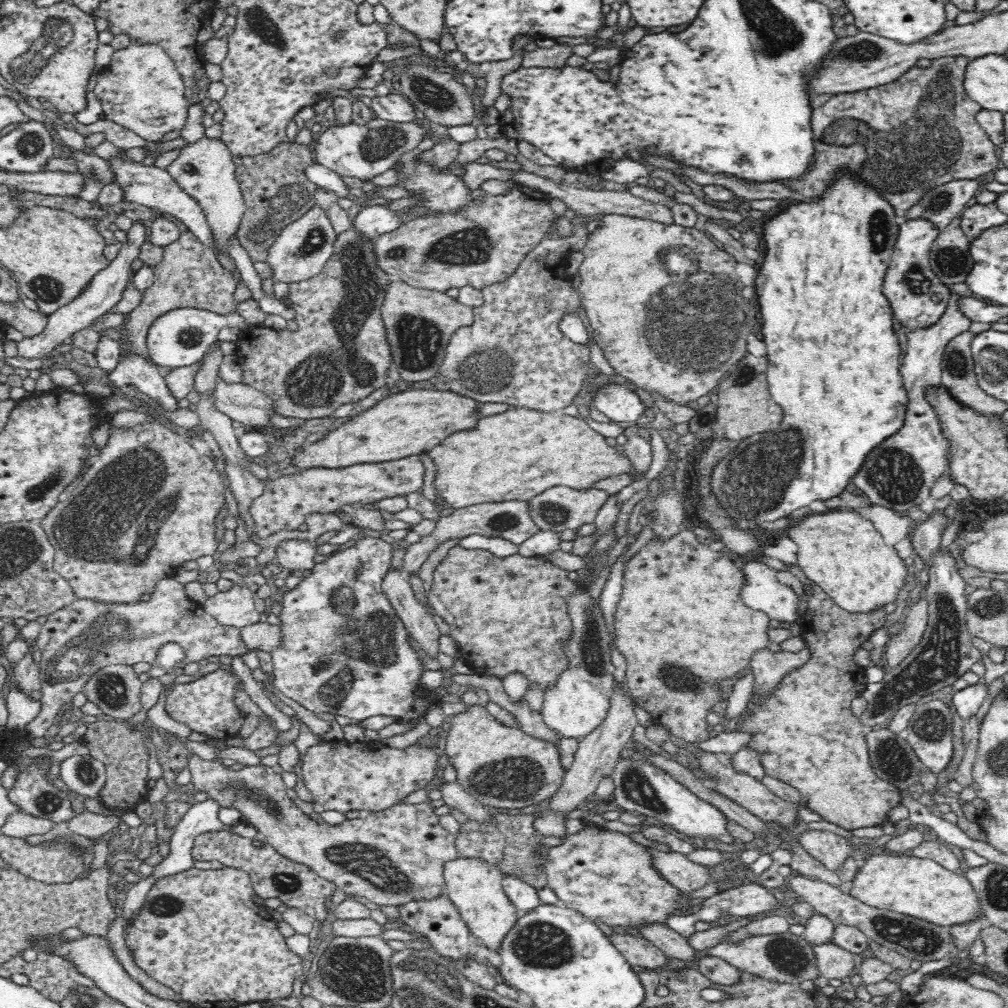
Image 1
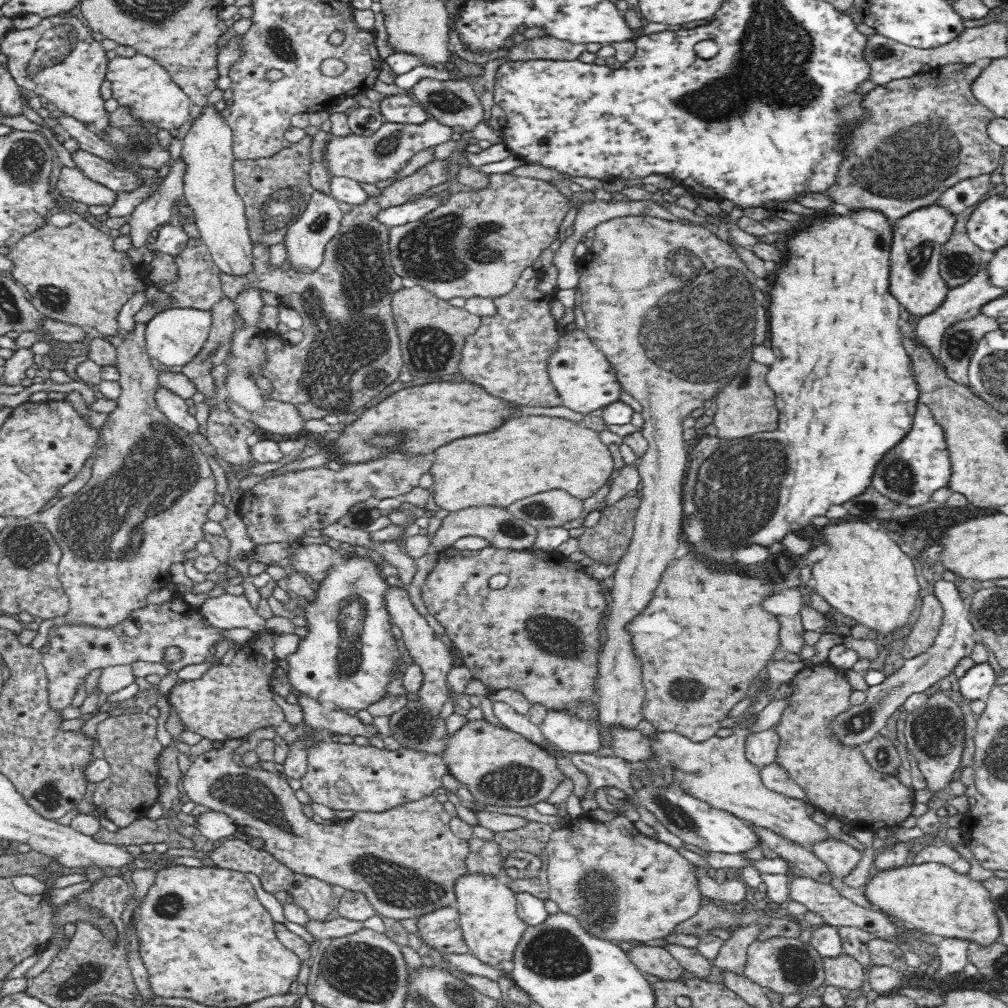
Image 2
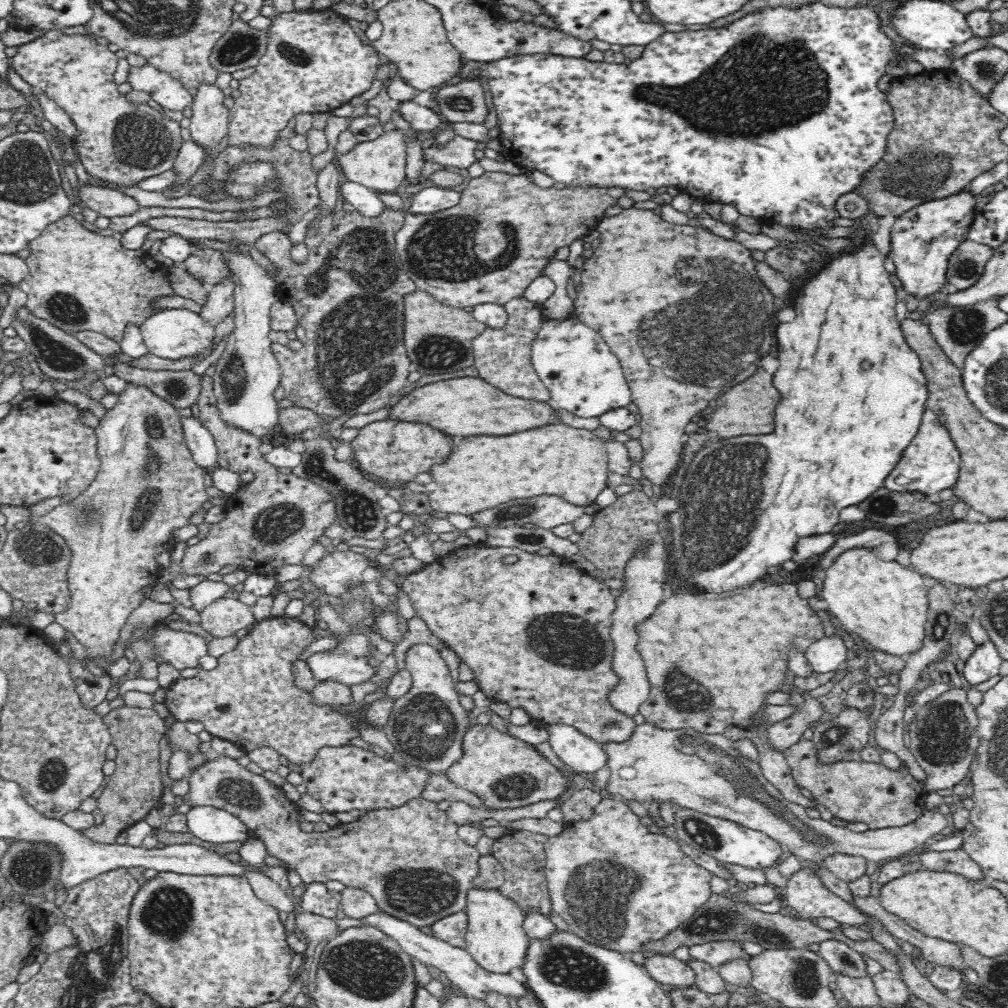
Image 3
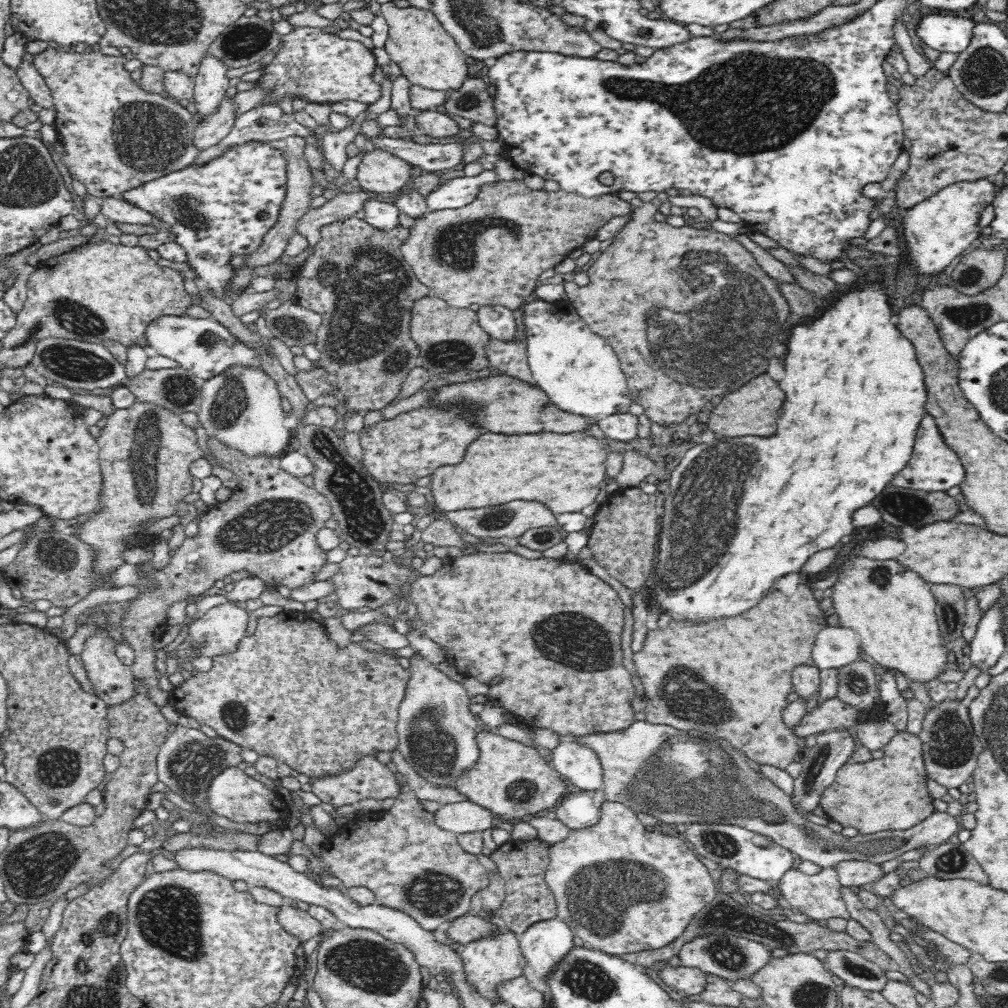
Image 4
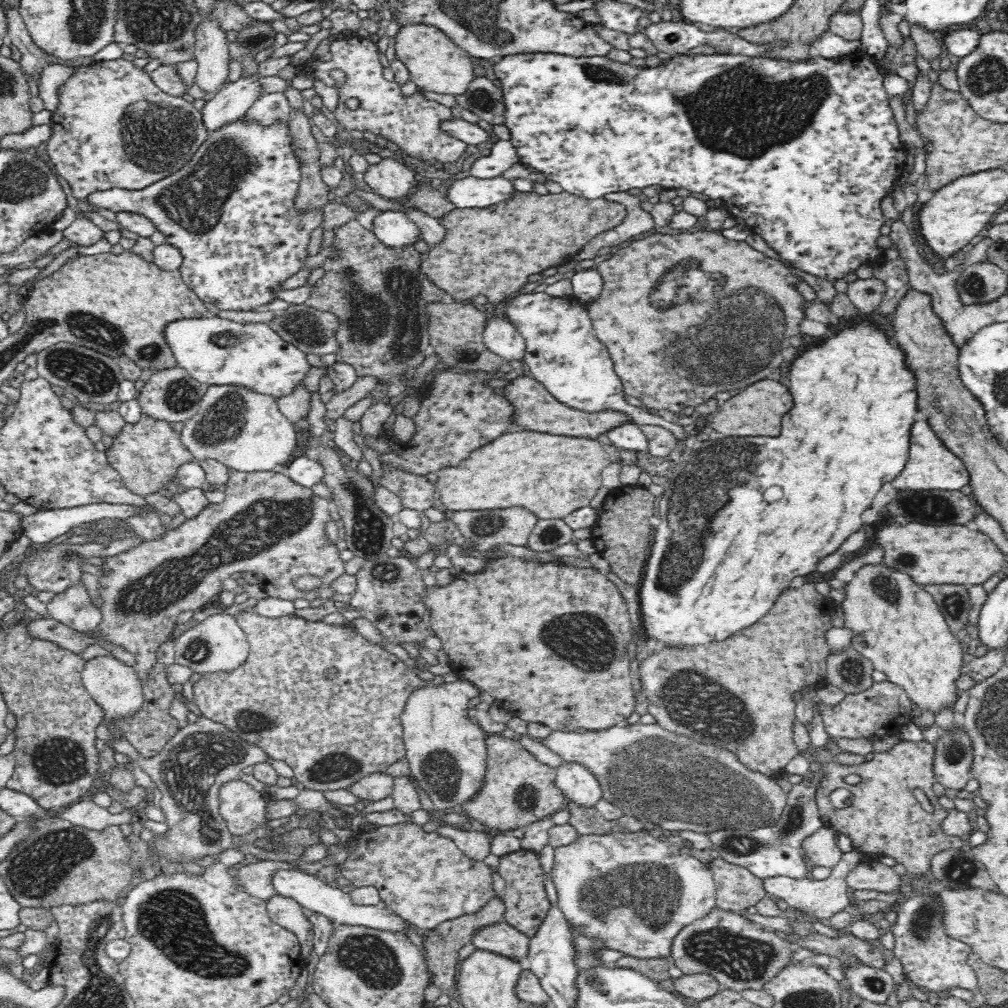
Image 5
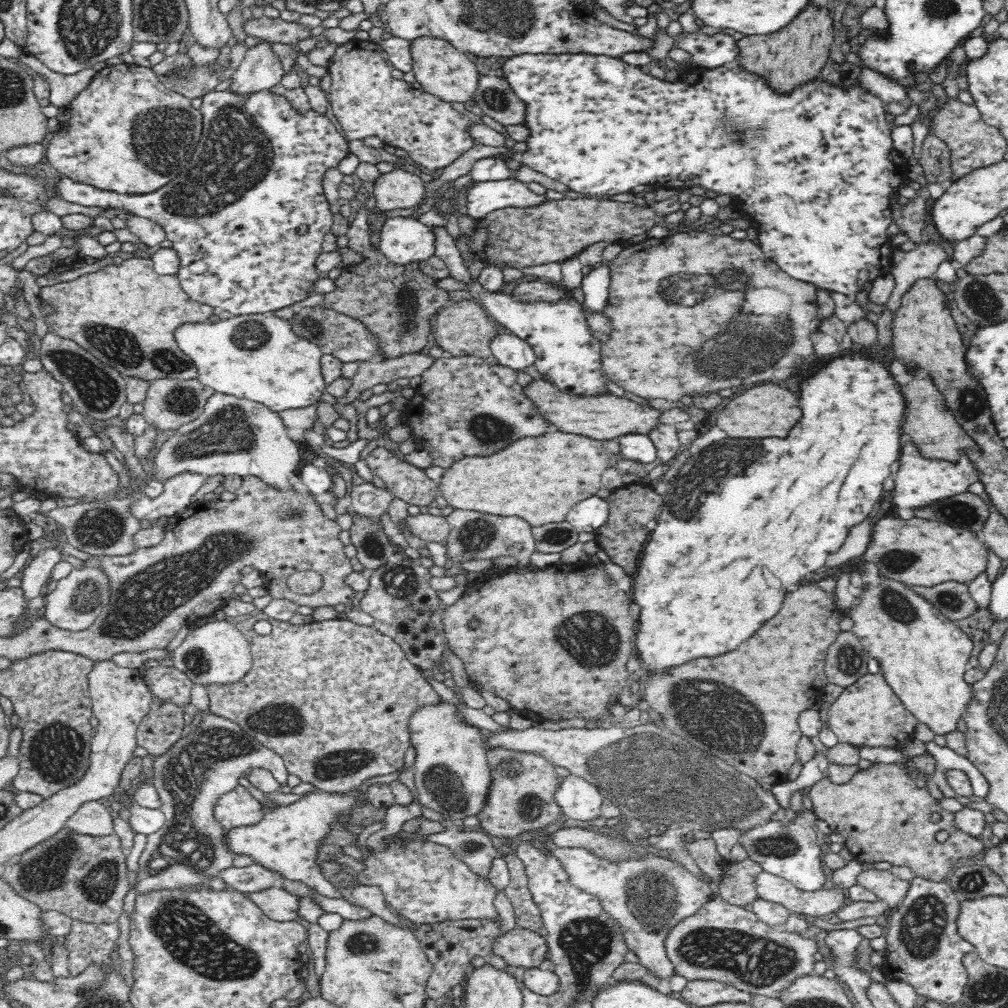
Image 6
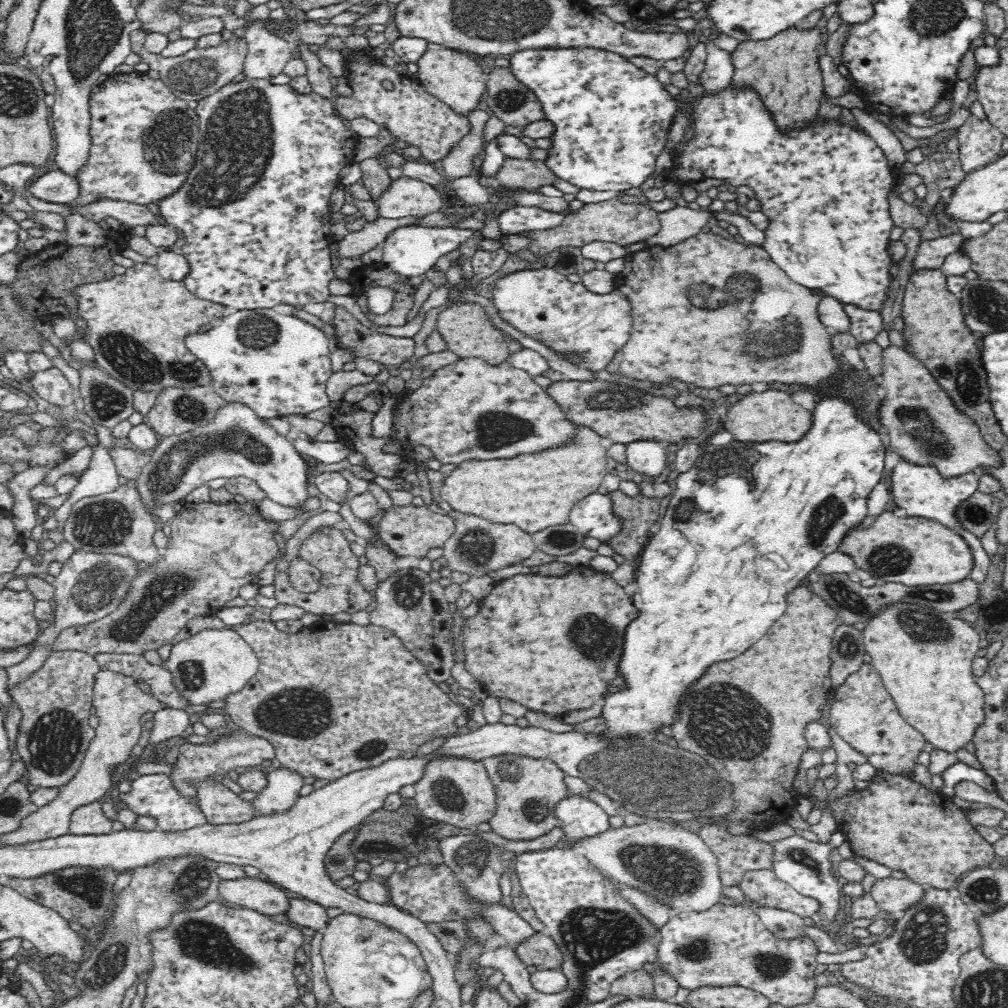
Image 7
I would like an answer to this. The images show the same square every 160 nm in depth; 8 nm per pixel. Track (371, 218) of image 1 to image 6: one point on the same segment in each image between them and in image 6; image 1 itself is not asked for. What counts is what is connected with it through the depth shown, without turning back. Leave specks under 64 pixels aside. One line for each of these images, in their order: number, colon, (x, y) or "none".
2: (397, 215)
3: (432, 199)
4: (461, 190)
5: (469, 192)
6: (495, 194)

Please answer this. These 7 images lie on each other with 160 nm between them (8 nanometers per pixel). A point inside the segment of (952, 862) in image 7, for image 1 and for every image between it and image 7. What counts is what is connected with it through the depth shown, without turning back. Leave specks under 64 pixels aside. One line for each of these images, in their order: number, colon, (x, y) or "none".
1: (806, 734)
2: (838, 780)
3: (854, 790)
4: (890, 793)
5: (885, 818)
6: (884, 817)

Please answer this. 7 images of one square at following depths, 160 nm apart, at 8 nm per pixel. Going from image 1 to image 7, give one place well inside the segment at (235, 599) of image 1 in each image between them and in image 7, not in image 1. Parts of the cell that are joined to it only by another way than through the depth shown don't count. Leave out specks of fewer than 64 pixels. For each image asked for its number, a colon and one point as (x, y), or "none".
2: (227, 611)
3: (223, 617)
4: (219, 630)
5: (217, 643)
6: (216, 653)
7: (213, 663)

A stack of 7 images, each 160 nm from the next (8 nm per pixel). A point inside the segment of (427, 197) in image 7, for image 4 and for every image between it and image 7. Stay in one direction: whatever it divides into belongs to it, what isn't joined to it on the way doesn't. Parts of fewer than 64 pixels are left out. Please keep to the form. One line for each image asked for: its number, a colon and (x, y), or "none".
4: (379, 171)
5: (389, 178)
6: (398, 189)

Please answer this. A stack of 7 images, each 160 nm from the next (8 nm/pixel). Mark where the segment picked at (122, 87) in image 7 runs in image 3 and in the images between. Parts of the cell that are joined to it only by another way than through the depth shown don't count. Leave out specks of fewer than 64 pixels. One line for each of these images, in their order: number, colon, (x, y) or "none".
3: (117, 141)
4: (116, 137)
5: (113, 127)
6: (127, 133)

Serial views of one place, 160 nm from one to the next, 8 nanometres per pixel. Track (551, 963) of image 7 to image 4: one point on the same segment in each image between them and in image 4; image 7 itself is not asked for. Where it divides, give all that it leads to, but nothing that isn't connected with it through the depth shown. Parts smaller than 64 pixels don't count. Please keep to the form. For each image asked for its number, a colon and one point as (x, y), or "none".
4: (467, 928)
5: (501, 938)
6: (519, 947)

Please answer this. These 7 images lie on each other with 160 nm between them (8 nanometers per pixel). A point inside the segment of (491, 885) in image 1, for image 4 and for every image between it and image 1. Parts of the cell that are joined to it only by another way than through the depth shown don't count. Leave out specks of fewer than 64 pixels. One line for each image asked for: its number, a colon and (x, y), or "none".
2: (487, 908)
3: (495, 938)
4: (494, 958)

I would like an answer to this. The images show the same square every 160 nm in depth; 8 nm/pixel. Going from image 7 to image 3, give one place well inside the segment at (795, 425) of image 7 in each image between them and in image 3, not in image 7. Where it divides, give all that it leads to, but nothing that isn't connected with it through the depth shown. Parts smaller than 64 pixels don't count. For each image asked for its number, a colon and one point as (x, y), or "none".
3: (747, 408)
4: (752, 409)
5: (758, 409)
6: (764, 411)

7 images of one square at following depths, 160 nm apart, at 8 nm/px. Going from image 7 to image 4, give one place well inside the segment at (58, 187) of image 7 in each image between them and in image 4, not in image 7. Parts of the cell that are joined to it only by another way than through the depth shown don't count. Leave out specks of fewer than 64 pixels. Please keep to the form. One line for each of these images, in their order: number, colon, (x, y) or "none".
4: (223, 208)
5: (229, 210)
6: (256, 174)

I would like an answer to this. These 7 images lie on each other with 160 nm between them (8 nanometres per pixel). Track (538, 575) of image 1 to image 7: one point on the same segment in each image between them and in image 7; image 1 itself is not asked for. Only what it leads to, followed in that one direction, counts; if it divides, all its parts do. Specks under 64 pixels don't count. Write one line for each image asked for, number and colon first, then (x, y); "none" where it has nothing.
2: (538, 634)
3: (536, 634)
4: (550, 630)
5: (548, 640)
6: (526, 649)
7: (551, 643)

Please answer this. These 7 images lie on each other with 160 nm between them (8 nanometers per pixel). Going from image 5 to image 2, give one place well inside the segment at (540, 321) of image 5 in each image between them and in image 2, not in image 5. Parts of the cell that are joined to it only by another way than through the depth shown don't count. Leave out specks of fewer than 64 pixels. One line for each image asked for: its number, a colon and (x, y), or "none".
2: (584, 379)
3: (576, 365)
4: (578, 370)

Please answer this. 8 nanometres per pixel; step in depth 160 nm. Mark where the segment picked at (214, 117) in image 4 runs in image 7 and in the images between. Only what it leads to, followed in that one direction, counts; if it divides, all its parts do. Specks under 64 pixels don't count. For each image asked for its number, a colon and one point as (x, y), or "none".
5: (231, 103)
6: (260, 69)
7: (267, 54)

